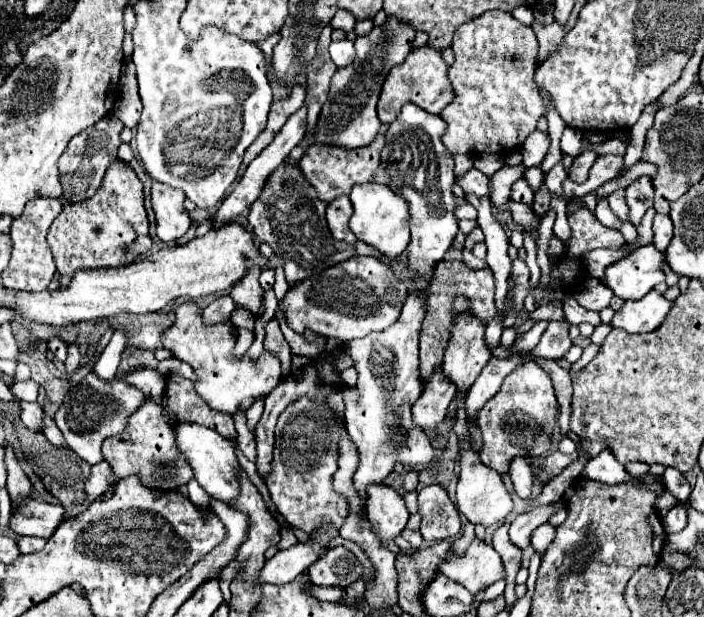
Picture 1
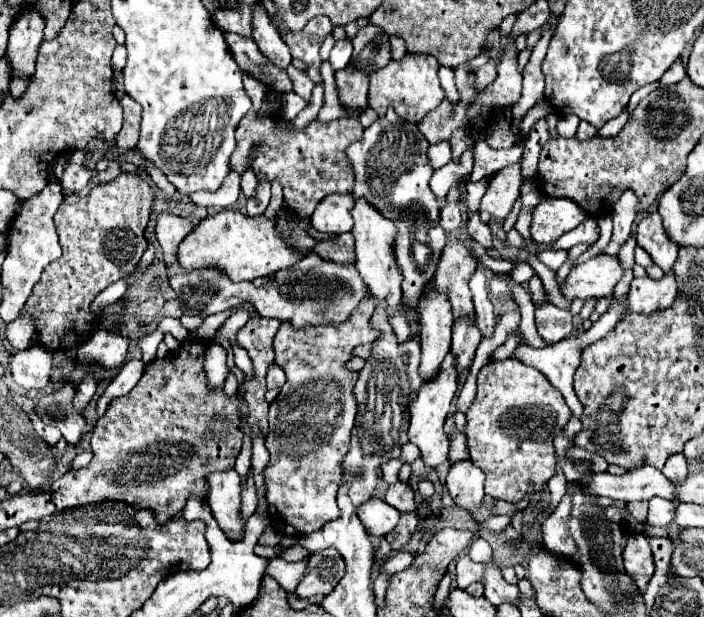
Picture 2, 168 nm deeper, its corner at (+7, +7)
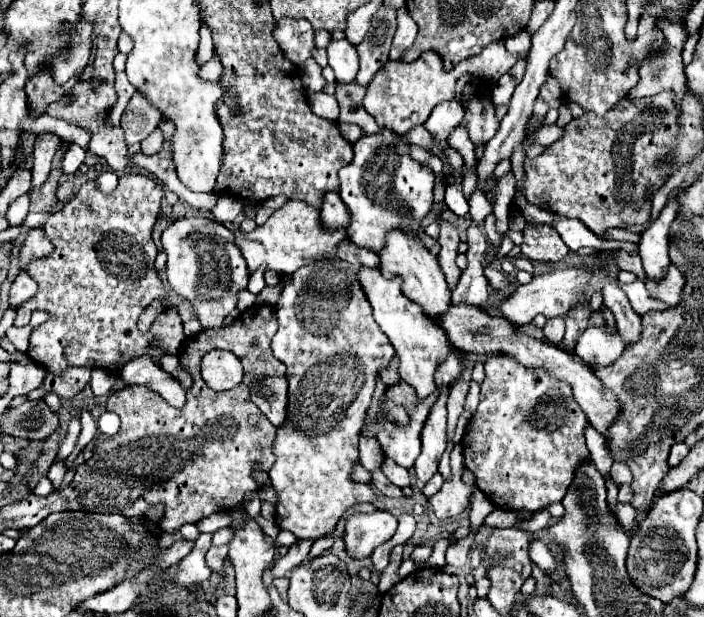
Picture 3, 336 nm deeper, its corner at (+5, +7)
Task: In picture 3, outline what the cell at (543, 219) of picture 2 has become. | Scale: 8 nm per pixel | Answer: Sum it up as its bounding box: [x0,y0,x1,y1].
[521,224,569,262]

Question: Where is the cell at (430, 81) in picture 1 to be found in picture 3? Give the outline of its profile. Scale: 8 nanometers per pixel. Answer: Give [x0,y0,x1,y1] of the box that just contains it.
[363,52,455,134]

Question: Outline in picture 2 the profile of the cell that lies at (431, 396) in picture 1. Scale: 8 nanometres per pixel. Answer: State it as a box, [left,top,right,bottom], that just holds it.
[419,282,453,382]

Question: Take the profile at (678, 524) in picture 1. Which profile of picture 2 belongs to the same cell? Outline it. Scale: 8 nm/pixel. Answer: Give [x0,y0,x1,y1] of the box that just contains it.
[661,452,688,482]

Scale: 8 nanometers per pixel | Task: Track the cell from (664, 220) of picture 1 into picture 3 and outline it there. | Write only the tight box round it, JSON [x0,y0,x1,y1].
[639,198,677,278]

